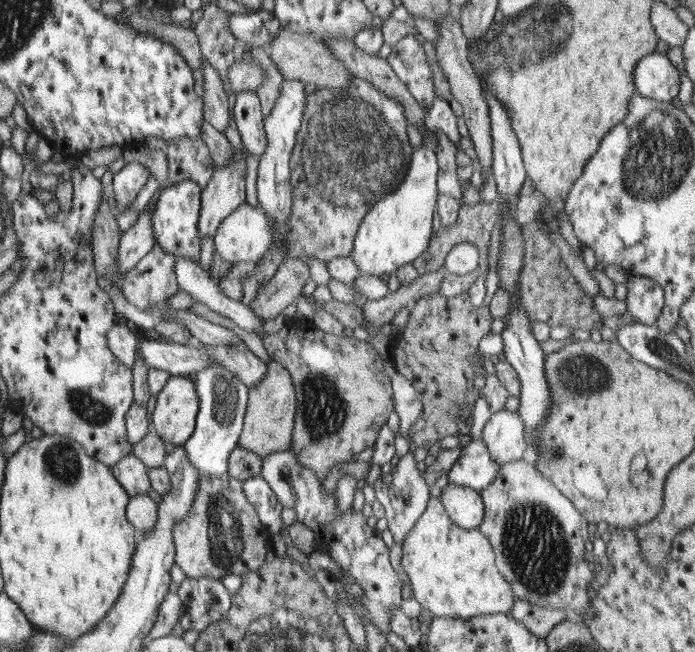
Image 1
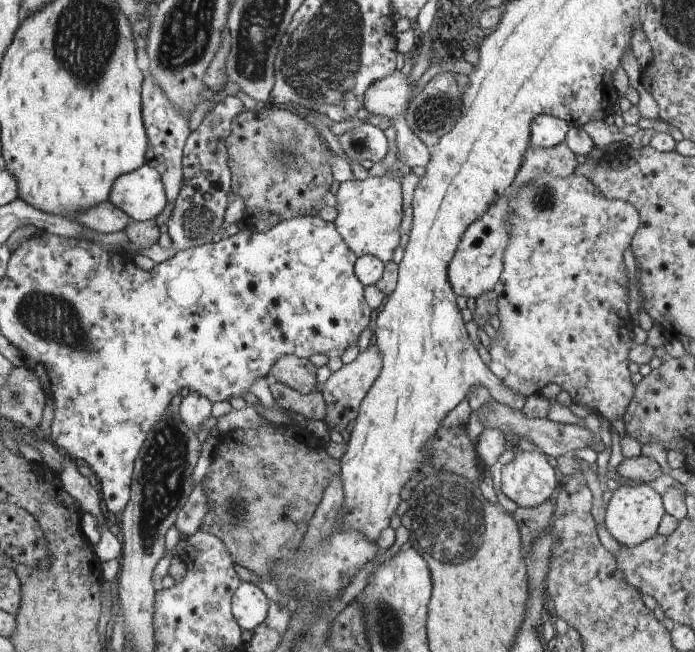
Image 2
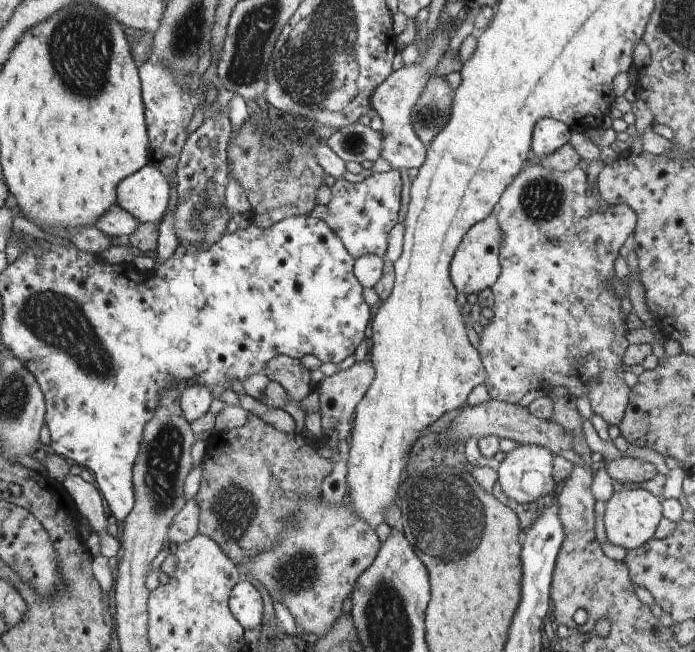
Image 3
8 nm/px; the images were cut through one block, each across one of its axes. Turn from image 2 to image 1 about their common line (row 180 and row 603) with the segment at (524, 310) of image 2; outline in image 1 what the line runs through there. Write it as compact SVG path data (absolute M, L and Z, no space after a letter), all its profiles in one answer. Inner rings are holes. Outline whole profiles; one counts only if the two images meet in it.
M522 459L502 465L490 486L481 493L486 514L478 529L490 538L495 551L495 564L501 575L506 577L508 584L511 584L515 598L528 600L550 610L565 610L574 619L579 618L580 614L591 614L591 599L586 593L594 576L586 561L586 551L589 550L589 522L584 516L580 516L574 504L566 496L562 496L559 488L540 474L536 466Z

